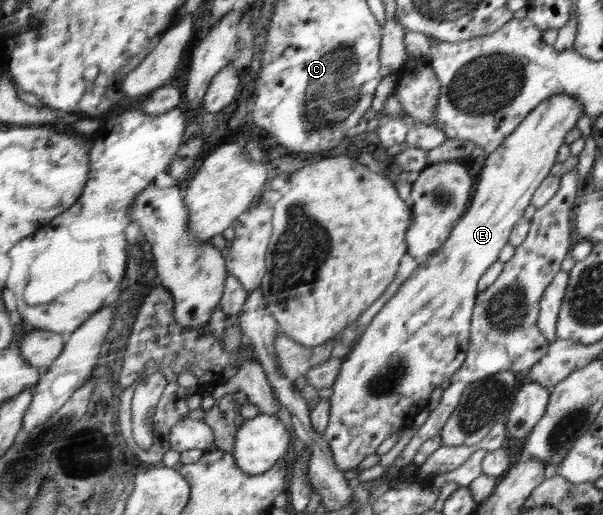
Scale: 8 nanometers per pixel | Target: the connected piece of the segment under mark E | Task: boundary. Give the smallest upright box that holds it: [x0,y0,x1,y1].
[322,94,585,473]

